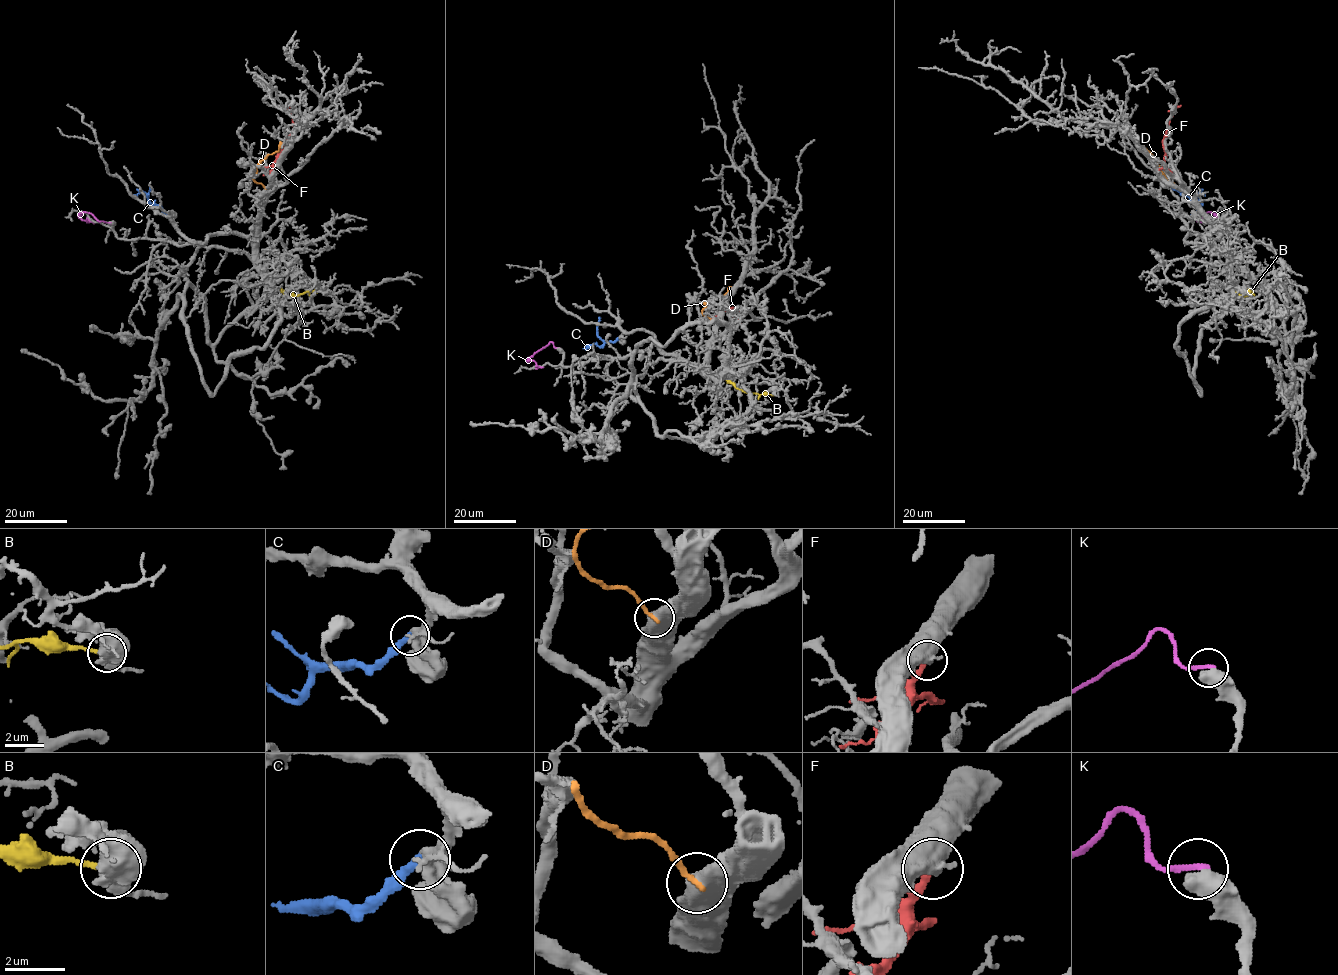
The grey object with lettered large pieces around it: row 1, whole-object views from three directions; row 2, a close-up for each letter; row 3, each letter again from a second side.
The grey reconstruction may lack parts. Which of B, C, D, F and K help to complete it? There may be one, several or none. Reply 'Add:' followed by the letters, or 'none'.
Add: C

